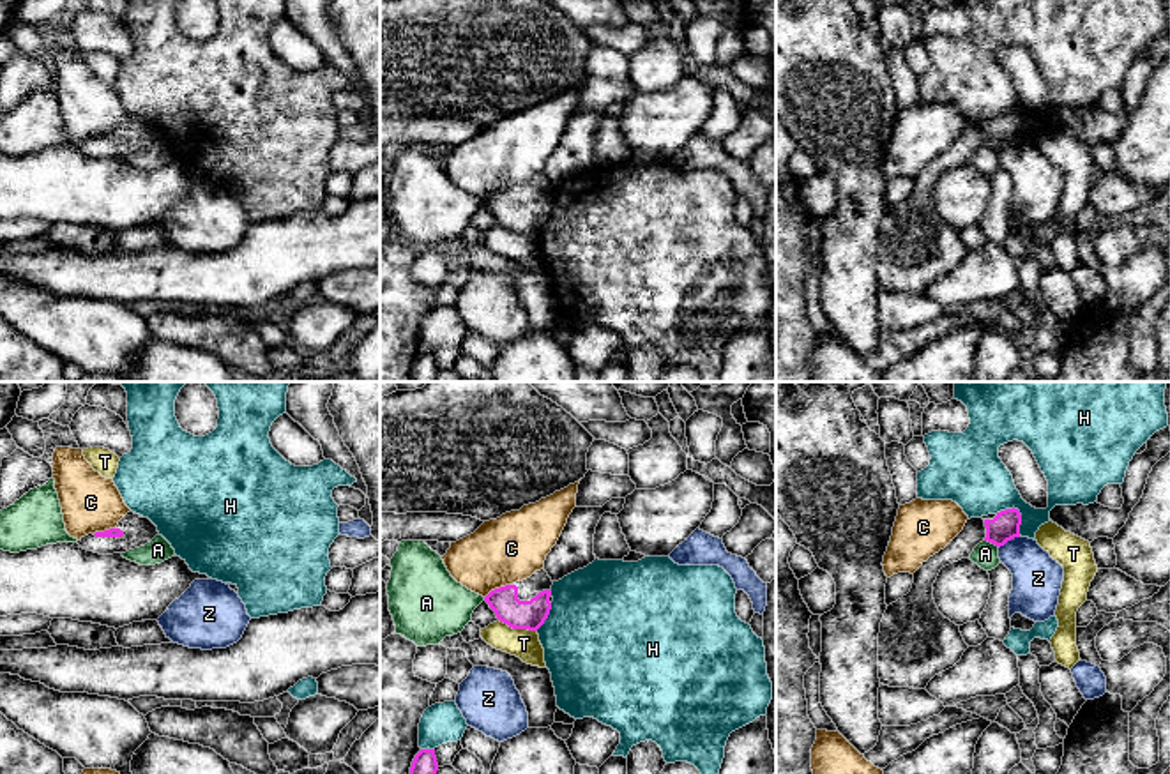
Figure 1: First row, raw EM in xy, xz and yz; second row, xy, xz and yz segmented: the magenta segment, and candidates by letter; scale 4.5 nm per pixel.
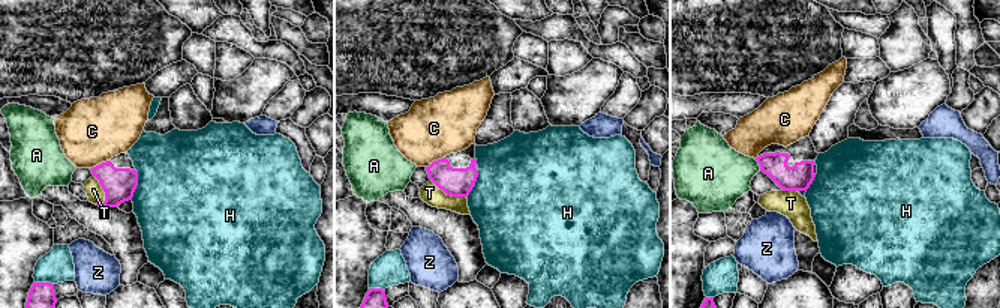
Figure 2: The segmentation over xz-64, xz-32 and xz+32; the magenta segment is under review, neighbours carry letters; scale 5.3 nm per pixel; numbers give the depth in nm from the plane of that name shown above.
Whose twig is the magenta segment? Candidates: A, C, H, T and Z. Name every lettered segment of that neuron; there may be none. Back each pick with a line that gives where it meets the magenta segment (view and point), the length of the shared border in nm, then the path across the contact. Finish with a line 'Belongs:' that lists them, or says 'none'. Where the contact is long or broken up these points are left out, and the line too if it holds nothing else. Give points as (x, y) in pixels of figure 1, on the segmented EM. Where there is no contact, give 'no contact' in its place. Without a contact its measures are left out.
Belongs: none

